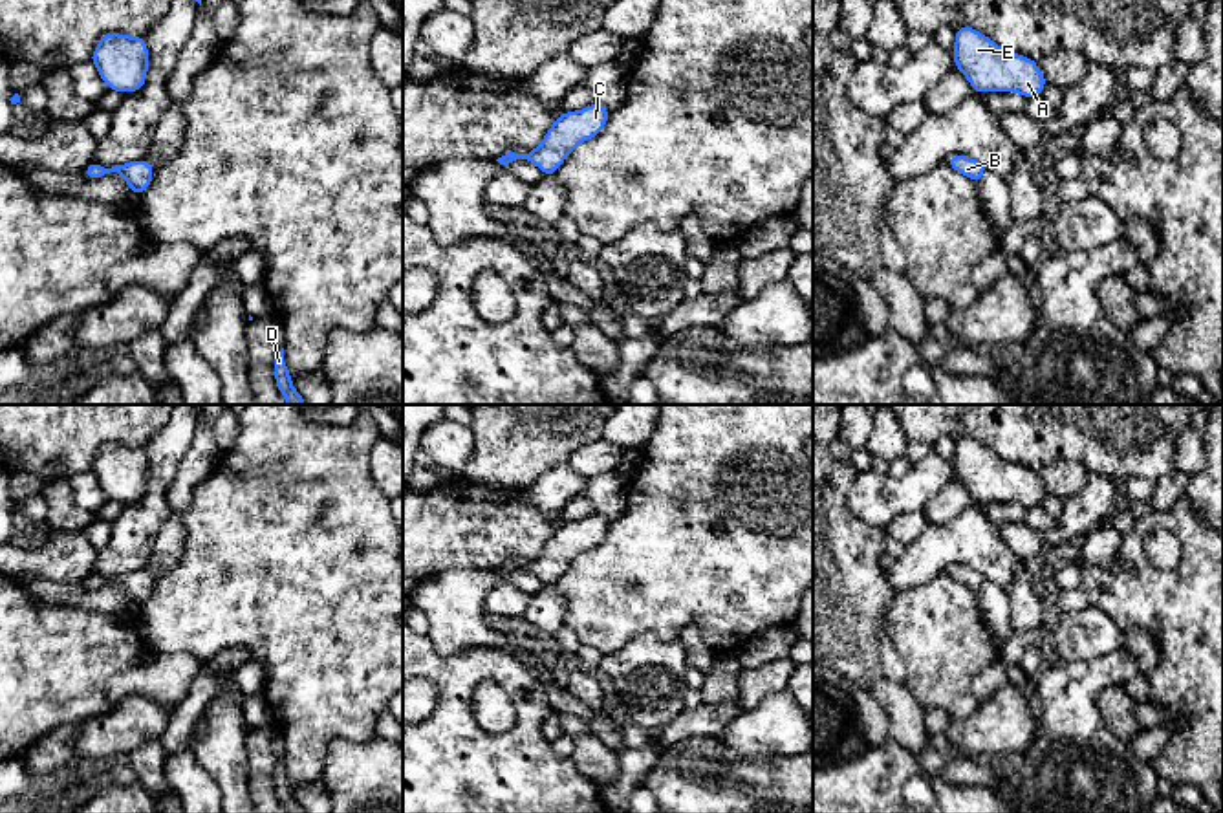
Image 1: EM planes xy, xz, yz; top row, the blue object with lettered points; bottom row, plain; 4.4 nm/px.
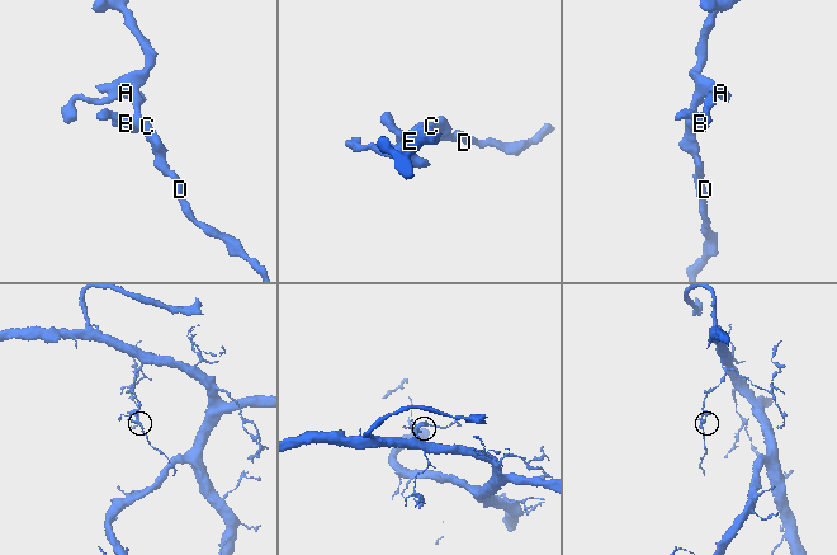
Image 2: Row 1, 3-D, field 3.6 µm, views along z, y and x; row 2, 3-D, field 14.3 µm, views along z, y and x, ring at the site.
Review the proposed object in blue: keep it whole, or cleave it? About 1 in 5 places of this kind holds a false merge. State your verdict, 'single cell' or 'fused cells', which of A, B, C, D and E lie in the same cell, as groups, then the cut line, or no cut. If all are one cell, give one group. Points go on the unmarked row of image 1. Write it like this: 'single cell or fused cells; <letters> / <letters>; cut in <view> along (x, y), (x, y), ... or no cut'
single cell; A B C D E; no cut

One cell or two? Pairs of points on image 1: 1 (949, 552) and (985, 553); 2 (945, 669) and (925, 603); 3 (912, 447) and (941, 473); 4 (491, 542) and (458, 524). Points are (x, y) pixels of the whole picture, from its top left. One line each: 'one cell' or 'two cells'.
1: one cell
2: one cell
3: two cells
4: one cell

